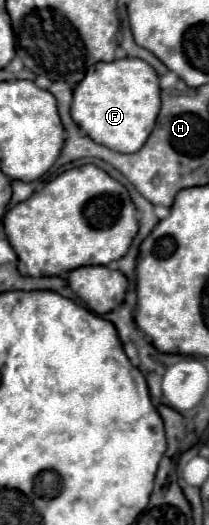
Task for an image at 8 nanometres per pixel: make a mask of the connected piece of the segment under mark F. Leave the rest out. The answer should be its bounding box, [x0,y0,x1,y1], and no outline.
[70,57,160,153]

